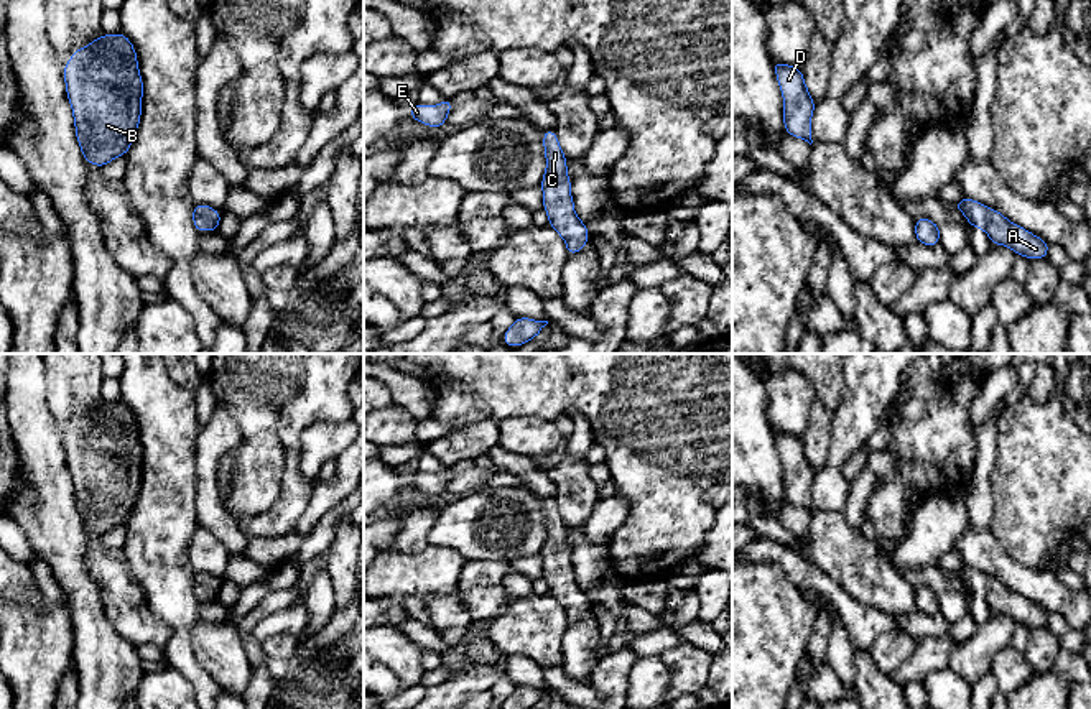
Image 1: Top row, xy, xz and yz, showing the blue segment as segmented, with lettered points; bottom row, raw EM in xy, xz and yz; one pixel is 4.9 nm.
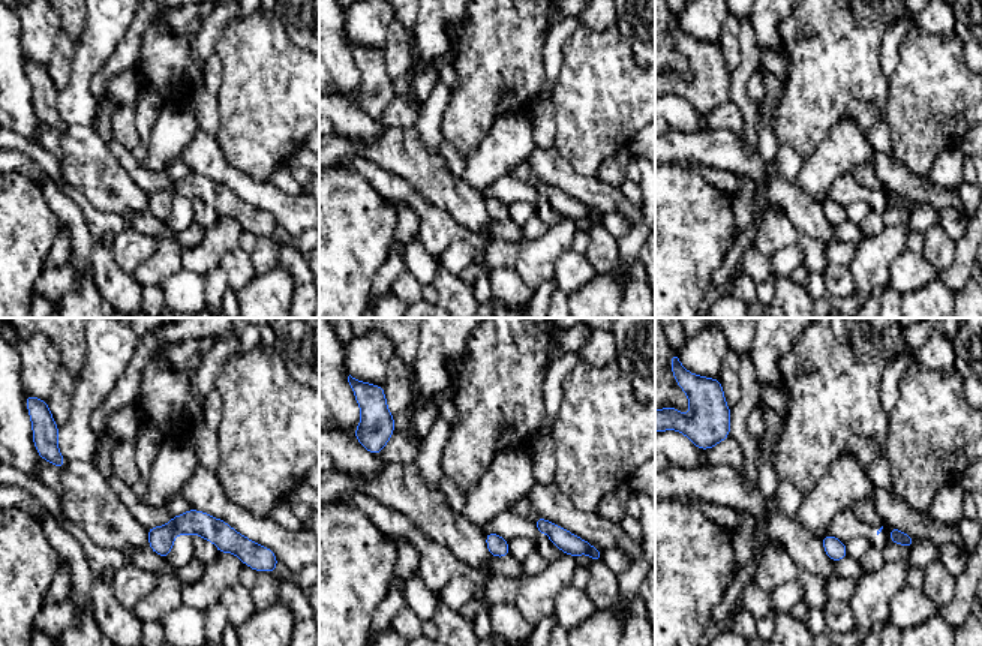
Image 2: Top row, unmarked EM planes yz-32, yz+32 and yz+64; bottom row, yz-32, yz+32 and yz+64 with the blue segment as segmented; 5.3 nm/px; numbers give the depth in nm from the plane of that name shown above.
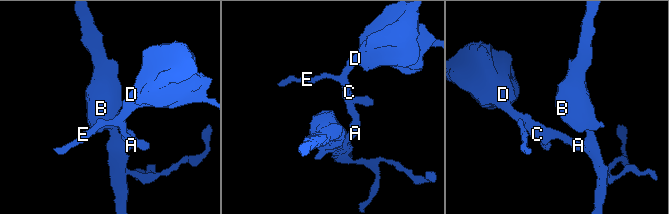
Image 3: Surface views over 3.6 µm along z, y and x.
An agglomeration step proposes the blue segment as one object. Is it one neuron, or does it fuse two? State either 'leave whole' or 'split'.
leave whole

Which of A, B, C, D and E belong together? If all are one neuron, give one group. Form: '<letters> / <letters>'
A B C D E

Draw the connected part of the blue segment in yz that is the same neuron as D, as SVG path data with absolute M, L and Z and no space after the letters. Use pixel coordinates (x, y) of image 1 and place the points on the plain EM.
M773 429L777 451L783 466L783 494L788 503L813 512L811 508L811 485L815 482L815 470L803 447L803 439L778 429Z

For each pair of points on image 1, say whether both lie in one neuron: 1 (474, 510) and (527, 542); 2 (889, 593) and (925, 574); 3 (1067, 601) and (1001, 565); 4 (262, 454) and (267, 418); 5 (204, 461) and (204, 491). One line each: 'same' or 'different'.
1: same
2: different
3: same
4: different
5: same

